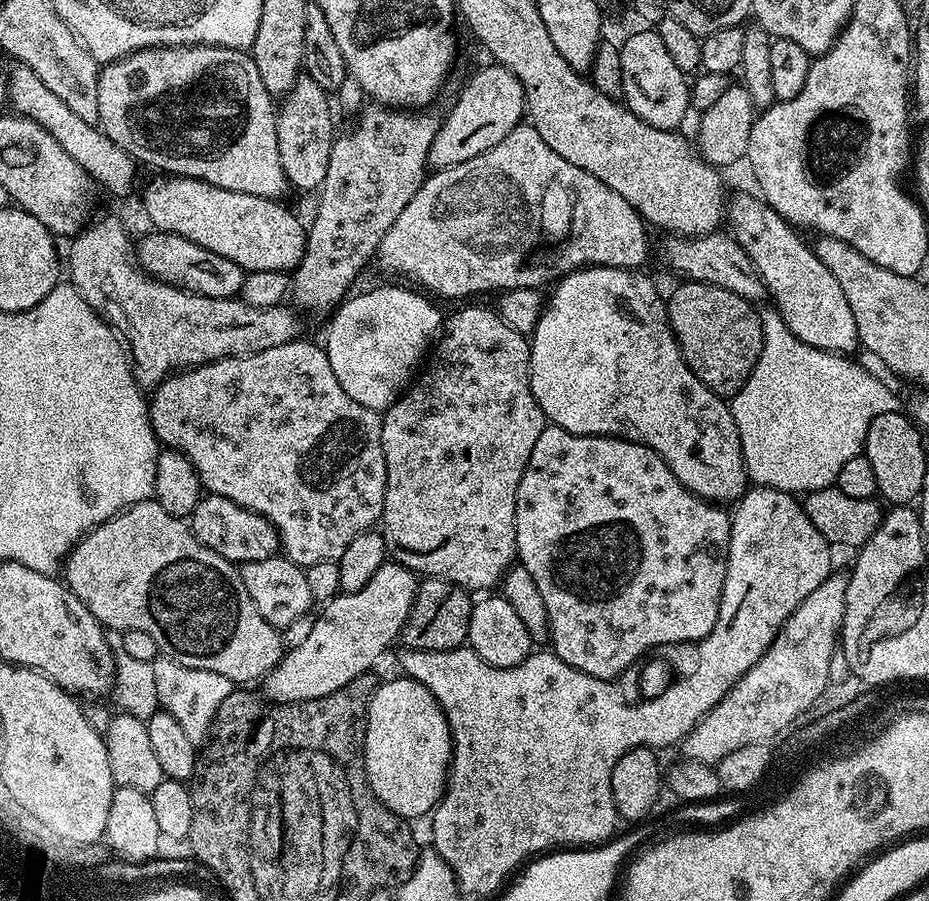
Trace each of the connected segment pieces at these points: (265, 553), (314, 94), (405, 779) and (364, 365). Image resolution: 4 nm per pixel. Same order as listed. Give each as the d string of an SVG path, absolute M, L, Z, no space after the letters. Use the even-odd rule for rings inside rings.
M201 495L198 506L194 506L192 511L190 527L202 546L210 546L214 554L222 554L222 558L237 566L246 562L262 562L281 551L280 536L272 521L240 504L230 502L230 498Z
M302 74L279 105L276 113L278 158L282 158L282 170L293 189L316 190L326 178L326 166L330 166L330 150L334 139L332 108L328 105L328 100L329 93L324 92L322 86L314 82L314 78Z
M399 679L388 680L385 684L383 681L376 691L373 692L372 701L368 703L368 725L366 726L366 734L364 735L364 772L368 775L368 786L372 795L379 798L394 815L412 822L415 821L415 816L427 817L432 809L439 804L440 798L444 794L448 783L448 766L452 762L452 731L448 726L446 714L438 706L434 694L430 694L430 690L426 690L426 686L422 686L417 680Z
M372 288L361 296L353 295L345 299L331 313L332 321L328 324L328 344L326 343L330 370L334 370L334 378L338 378L342 390L350 394L354 402L367 408L383 410L400 397L413 383L434 337L441 331L442 315L440 316L439 310L431 304L433 301L419 296L422 295L419 291L408 288Z

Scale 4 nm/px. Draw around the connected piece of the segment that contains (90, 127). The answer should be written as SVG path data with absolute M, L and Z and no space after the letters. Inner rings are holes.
M19 62L13 65L12 72L7 73L11 111L17 116L25 116L38 122L38 126L42 126L42 130L55 138L58 146L62 146L62 150L66 150L66 154L70 154L70 158L74 158L74 162L82 166L89 178L99 187L101 184L110 195L130 195L136 184L136 168L138 169L137 161L133 160L131 154L122 150L122 146L112 141L96 124L78 118L78 114L74 114L74 110L70 110L70 106L66 106L66 102L62 102L58 94L52 93L44 85L42 78L38 78L34 70Z

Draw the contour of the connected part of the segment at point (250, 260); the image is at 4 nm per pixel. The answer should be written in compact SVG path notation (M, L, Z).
M156 174L144 188L144 212L158 232L177 232L182 238L238 262L245 273L278 270L291 273L304 257L306 228L288 208L264 196L242 194L189 176Z

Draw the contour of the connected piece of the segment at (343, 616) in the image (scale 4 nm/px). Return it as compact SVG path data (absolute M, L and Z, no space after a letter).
M385 562L370 578L370 582L357 593L343 593L327 601L324 608L313 622L313 630L306 642L300 646L287 649L280 658L280 663L263 677L264 692L272 699L273 705L297 704L303 700L322 698L326 694L334 694L346 682L358 678L363 672L375 669L376 659L391 646L397 643L398 637L403 633L404 623L412 609L418 587L417 573L404 568L395 562Z

